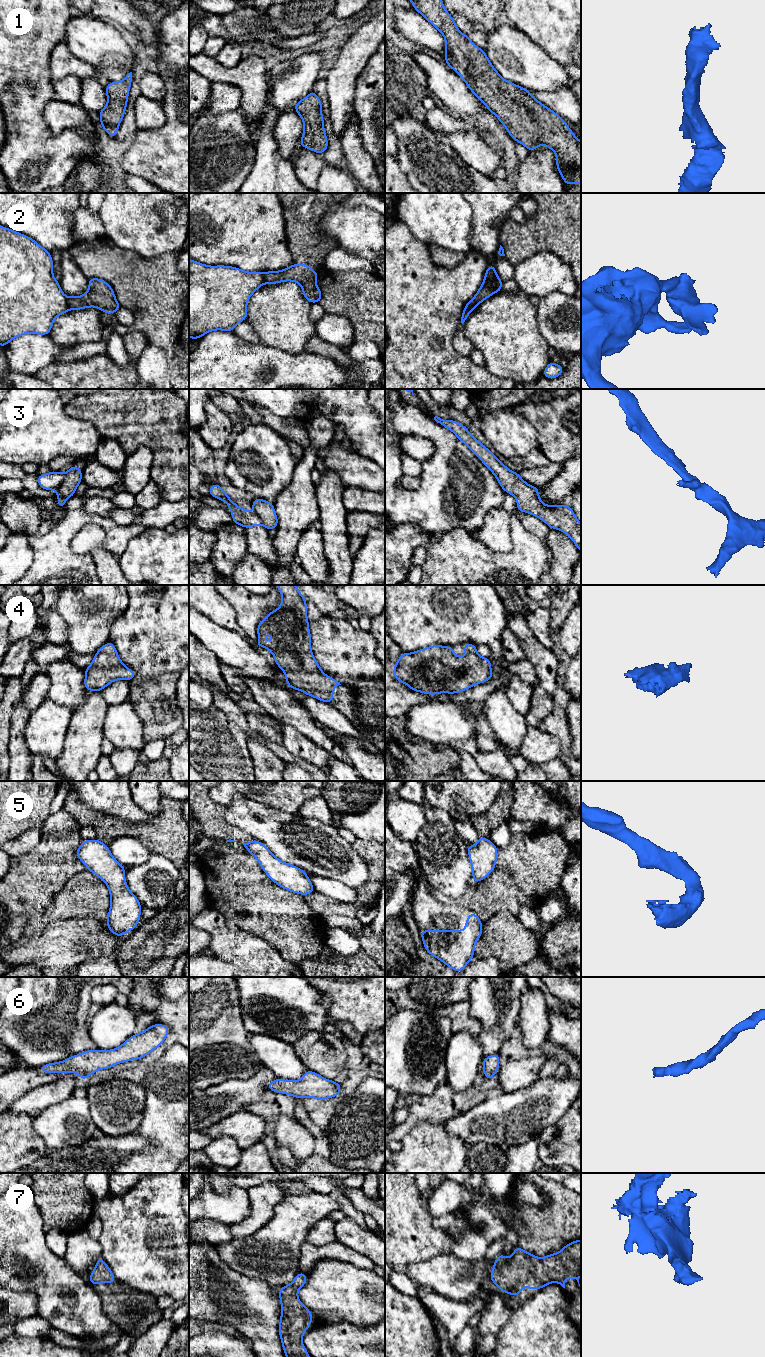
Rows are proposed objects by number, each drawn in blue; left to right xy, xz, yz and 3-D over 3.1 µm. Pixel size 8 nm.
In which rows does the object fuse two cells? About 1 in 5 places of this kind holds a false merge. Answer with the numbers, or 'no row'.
2, 3

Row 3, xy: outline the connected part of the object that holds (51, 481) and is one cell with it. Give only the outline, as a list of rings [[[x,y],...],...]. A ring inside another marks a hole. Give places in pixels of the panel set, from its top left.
[[[51,471],[47,474],[37,475],[37,482],[38,485],[44,490],[57,490],[64,478],[64,473]]]

